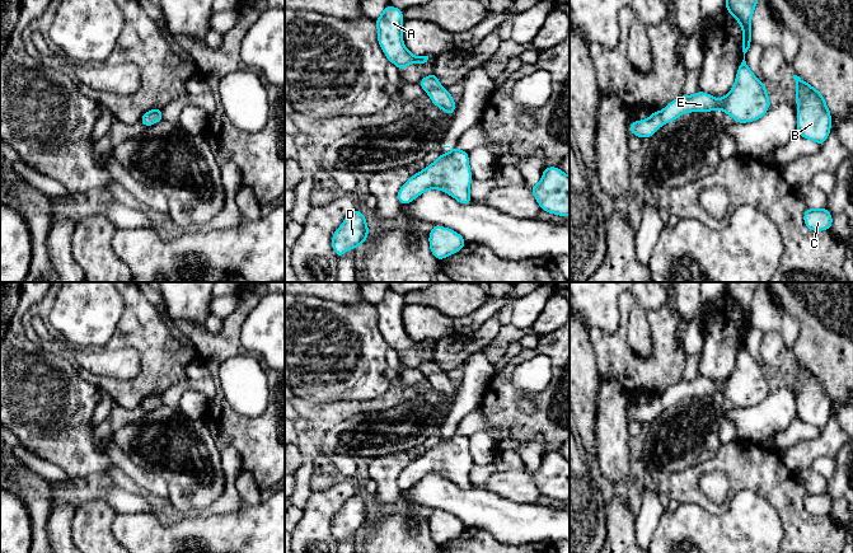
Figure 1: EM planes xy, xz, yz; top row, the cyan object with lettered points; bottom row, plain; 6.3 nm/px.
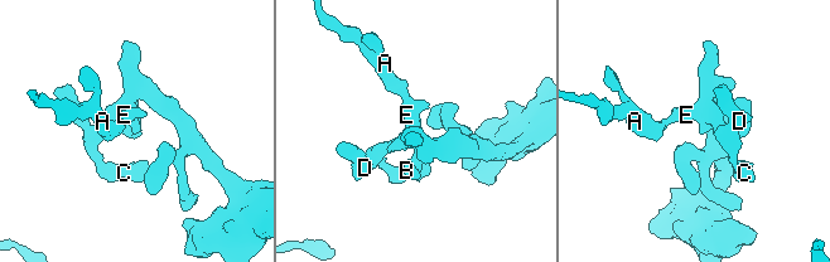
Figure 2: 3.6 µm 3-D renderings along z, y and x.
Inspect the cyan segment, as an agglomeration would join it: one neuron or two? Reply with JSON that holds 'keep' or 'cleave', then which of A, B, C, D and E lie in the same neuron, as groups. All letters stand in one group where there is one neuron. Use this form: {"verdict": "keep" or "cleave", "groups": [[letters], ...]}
{"verdict": "keep", "groups": [["A", "B", "C", "D", "E"]]}

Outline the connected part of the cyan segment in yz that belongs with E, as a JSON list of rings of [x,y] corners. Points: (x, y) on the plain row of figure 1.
[[[727,282],[726,295],[737,305],[742,314],[744,345],[737,352],[734,372],[718,385],[702,375],[693,380],[680,380],[670,386],[662,395],[653,395],[643,406],[629,407],[629,417],[637,422],[652,422],[665,408],[670,408],[684,398],[712,397],[721,394],[737,408],[760,404],[769,394],[772,386],[767,380],[767,370],[750,355],[745,338],[751,327],[751,303],[759,282]]]

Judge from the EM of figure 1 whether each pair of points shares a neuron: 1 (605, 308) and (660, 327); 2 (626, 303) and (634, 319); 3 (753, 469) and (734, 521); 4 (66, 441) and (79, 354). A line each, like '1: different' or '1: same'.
1: different
2: different
3: different
4: different

